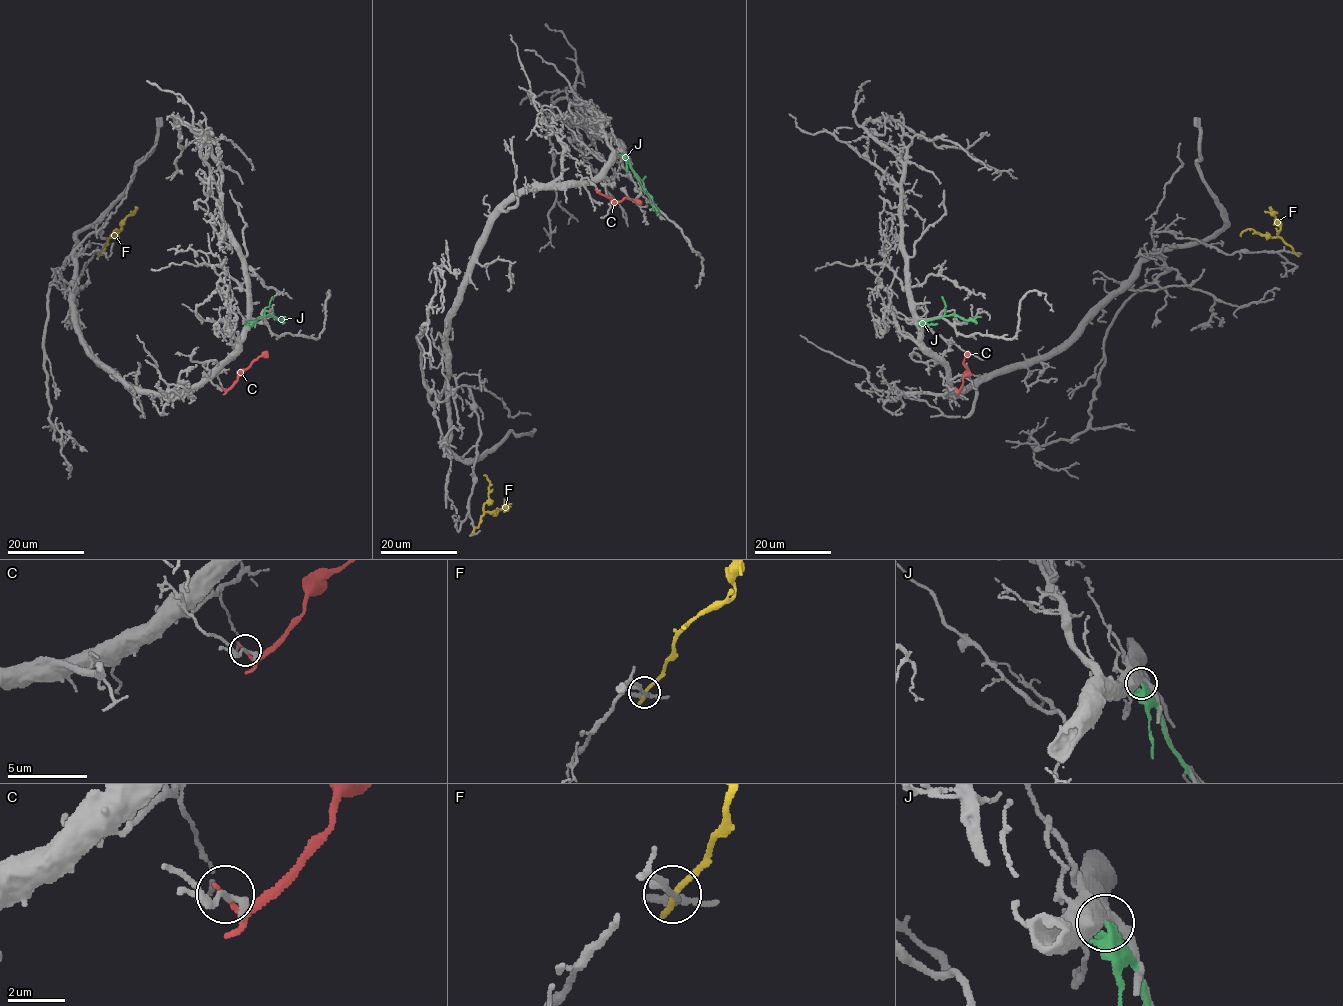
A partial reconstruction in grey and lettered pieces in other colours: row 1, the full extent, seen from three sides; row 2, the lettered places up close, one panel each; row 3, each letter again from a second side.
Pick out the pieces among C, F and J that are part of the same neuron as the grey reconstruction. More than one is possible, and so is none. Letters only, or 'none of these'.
none of these

